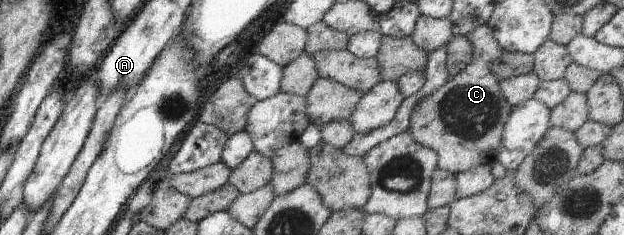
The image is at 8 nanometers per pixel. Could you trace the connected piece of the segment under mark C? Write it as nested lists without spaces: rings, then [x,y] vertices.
[[[482,25],[467,34],[473,46],[472,62],[460,74],[453,76],[452,80],[446,82],[442,88],[428,94],[420,102],[416,102],[416,106],[412,108],[408,128],[412,140],[434,150],[438,155],[437,168],[455,175],[470,170],[471,167],[492,165],[496,162],[496,152],[502,146],[504,124],[506,124],[510,110],[512,110],[510,104],[502,96],[499,80],[492,74],[493,65],[502,56],[503,50],[500,48],[500,44],[494,40],[494,35],[491,32],[490,26]]]

